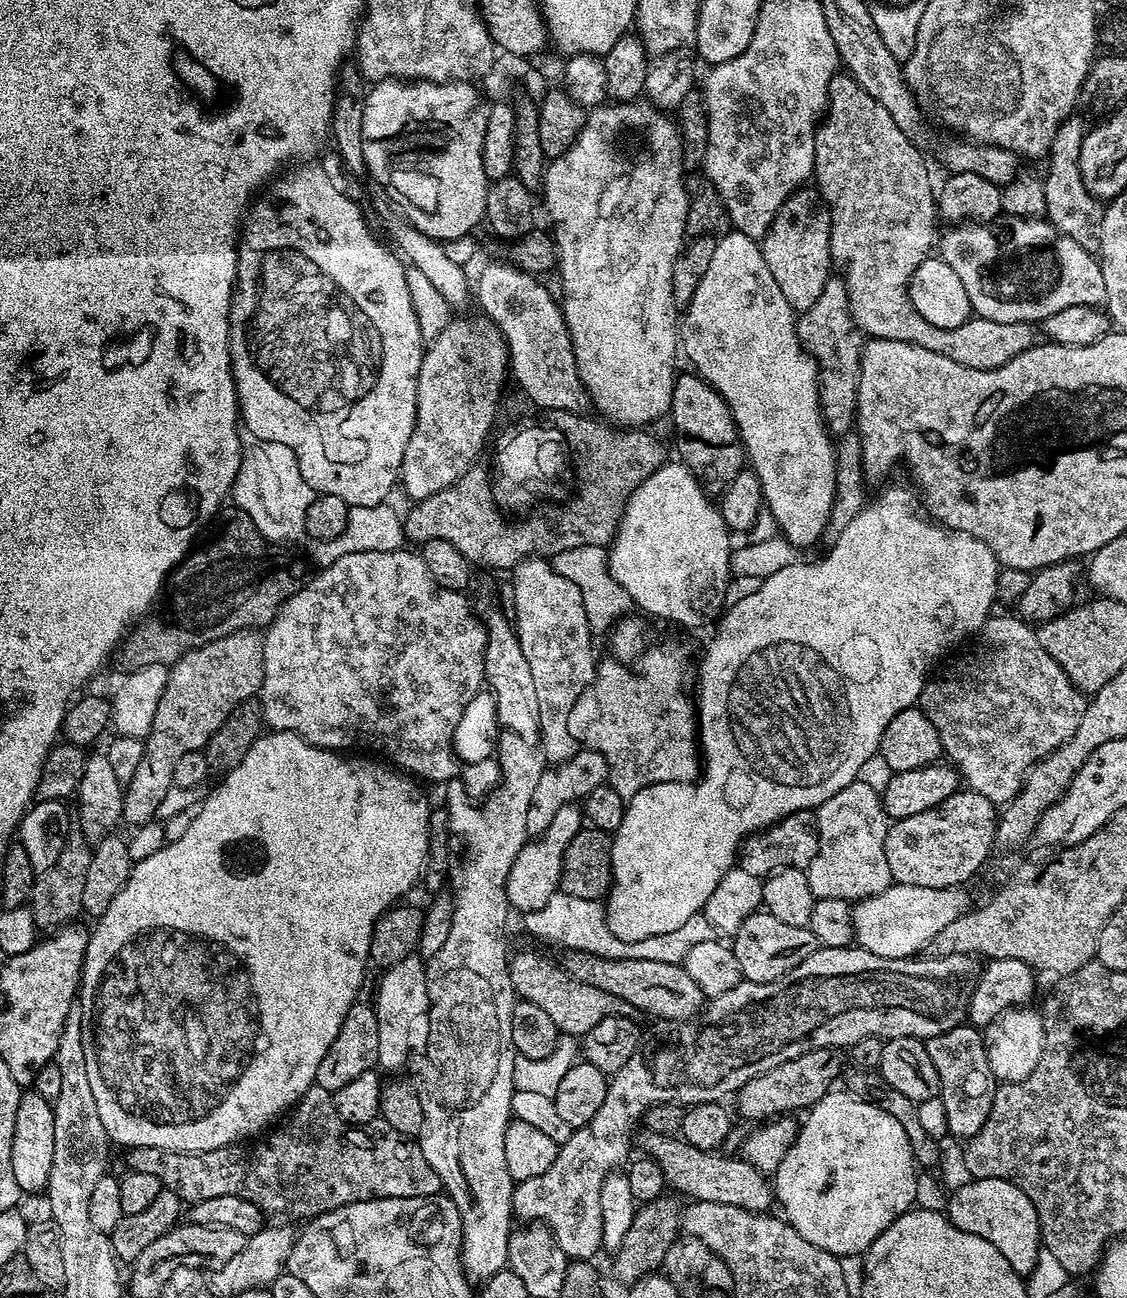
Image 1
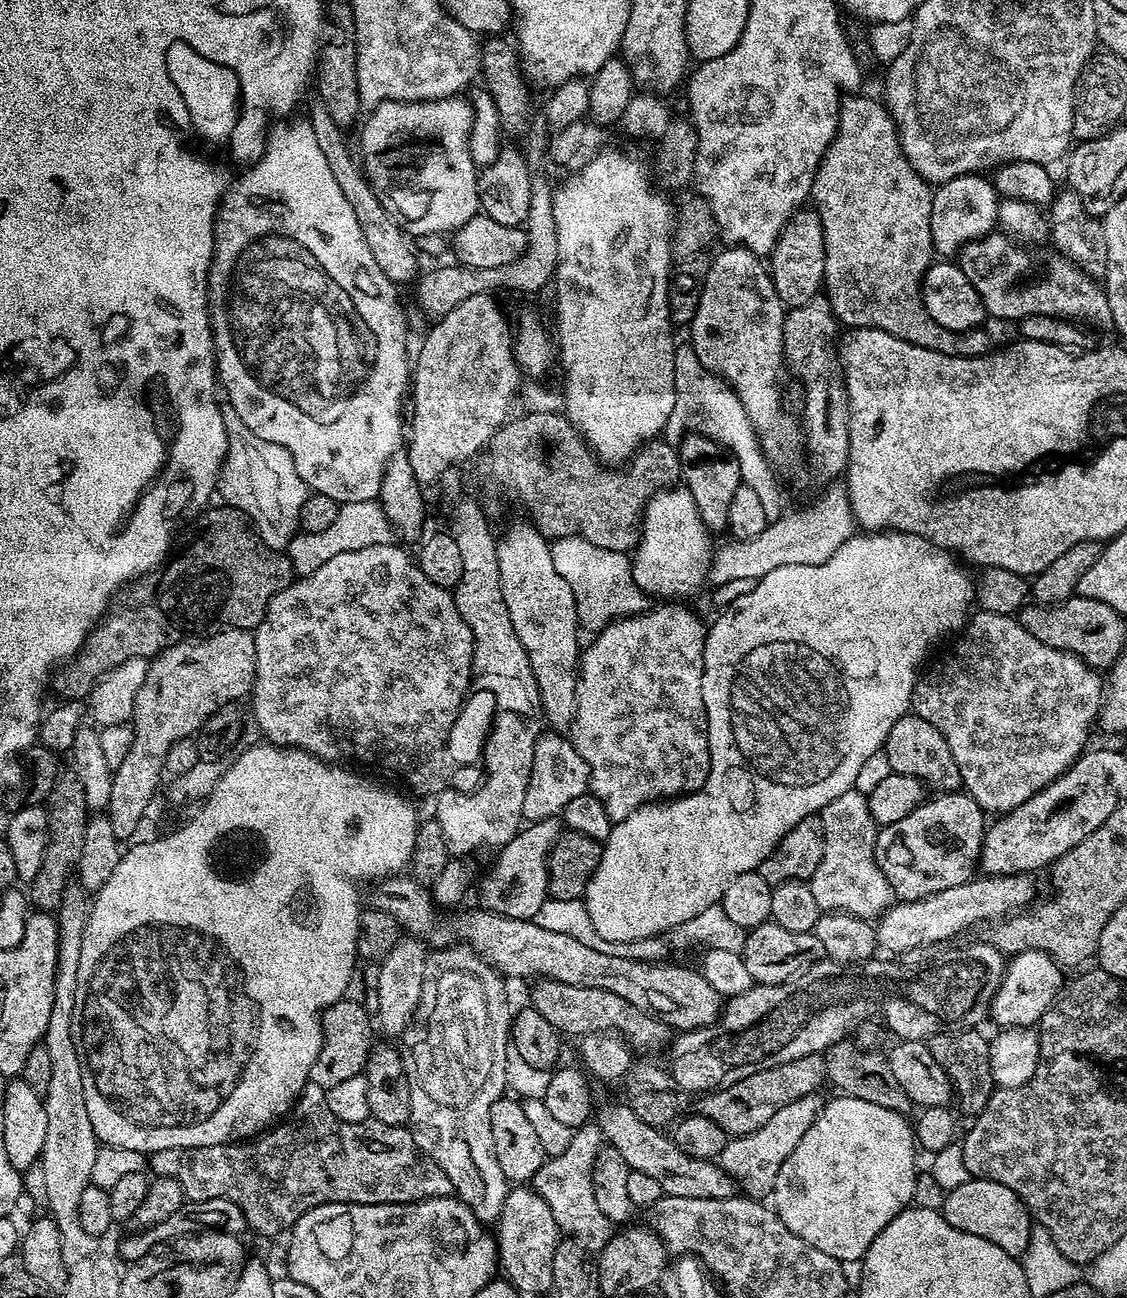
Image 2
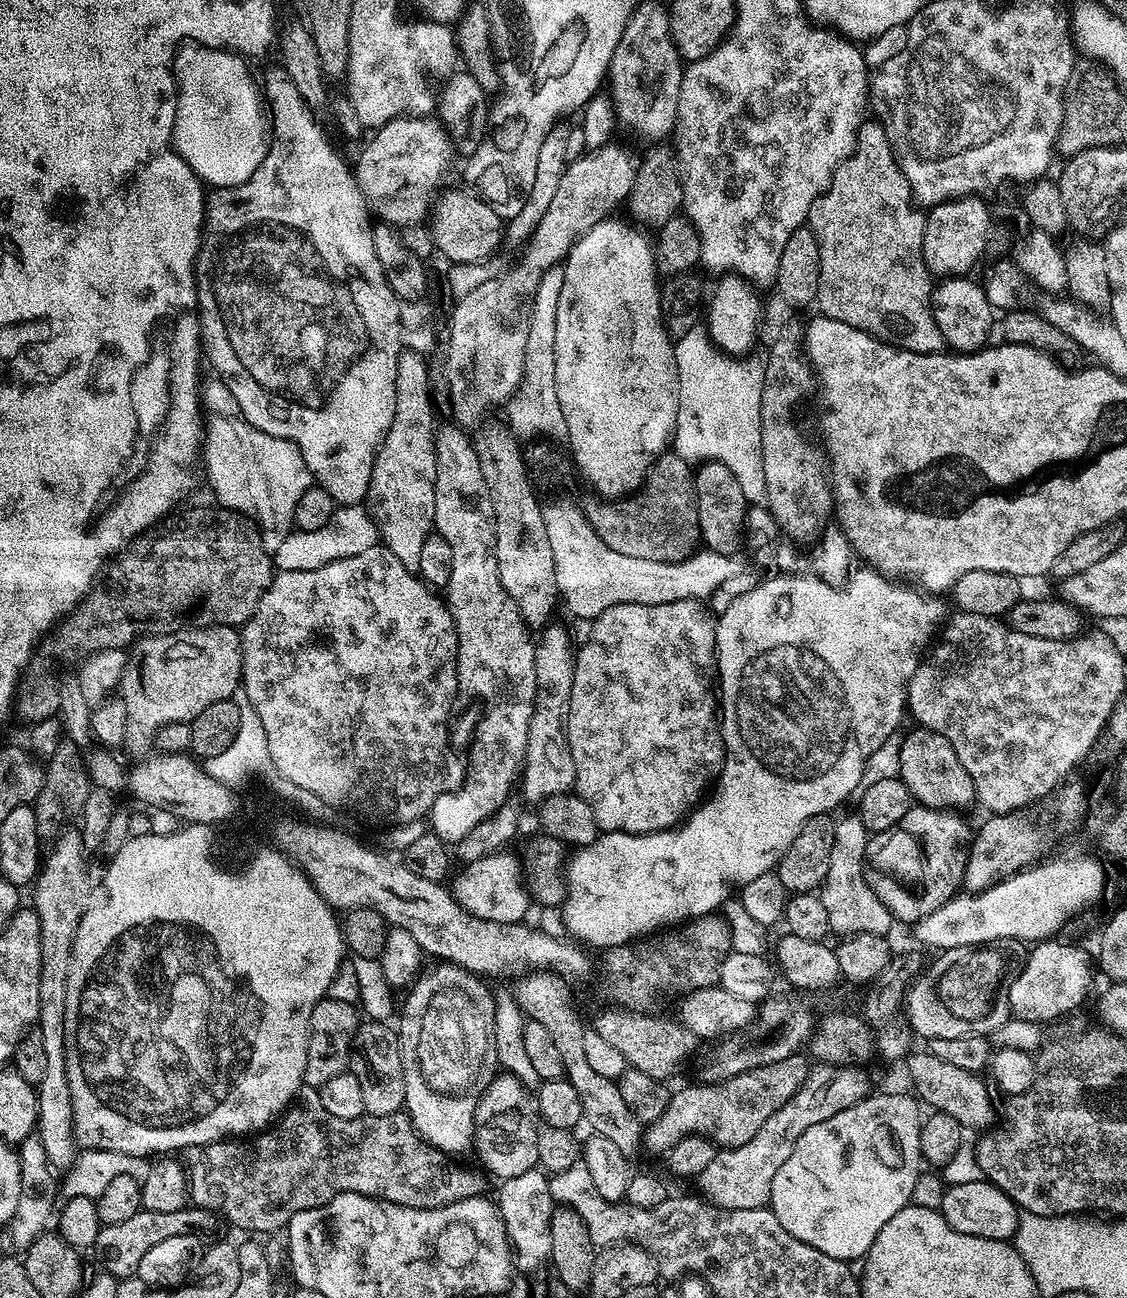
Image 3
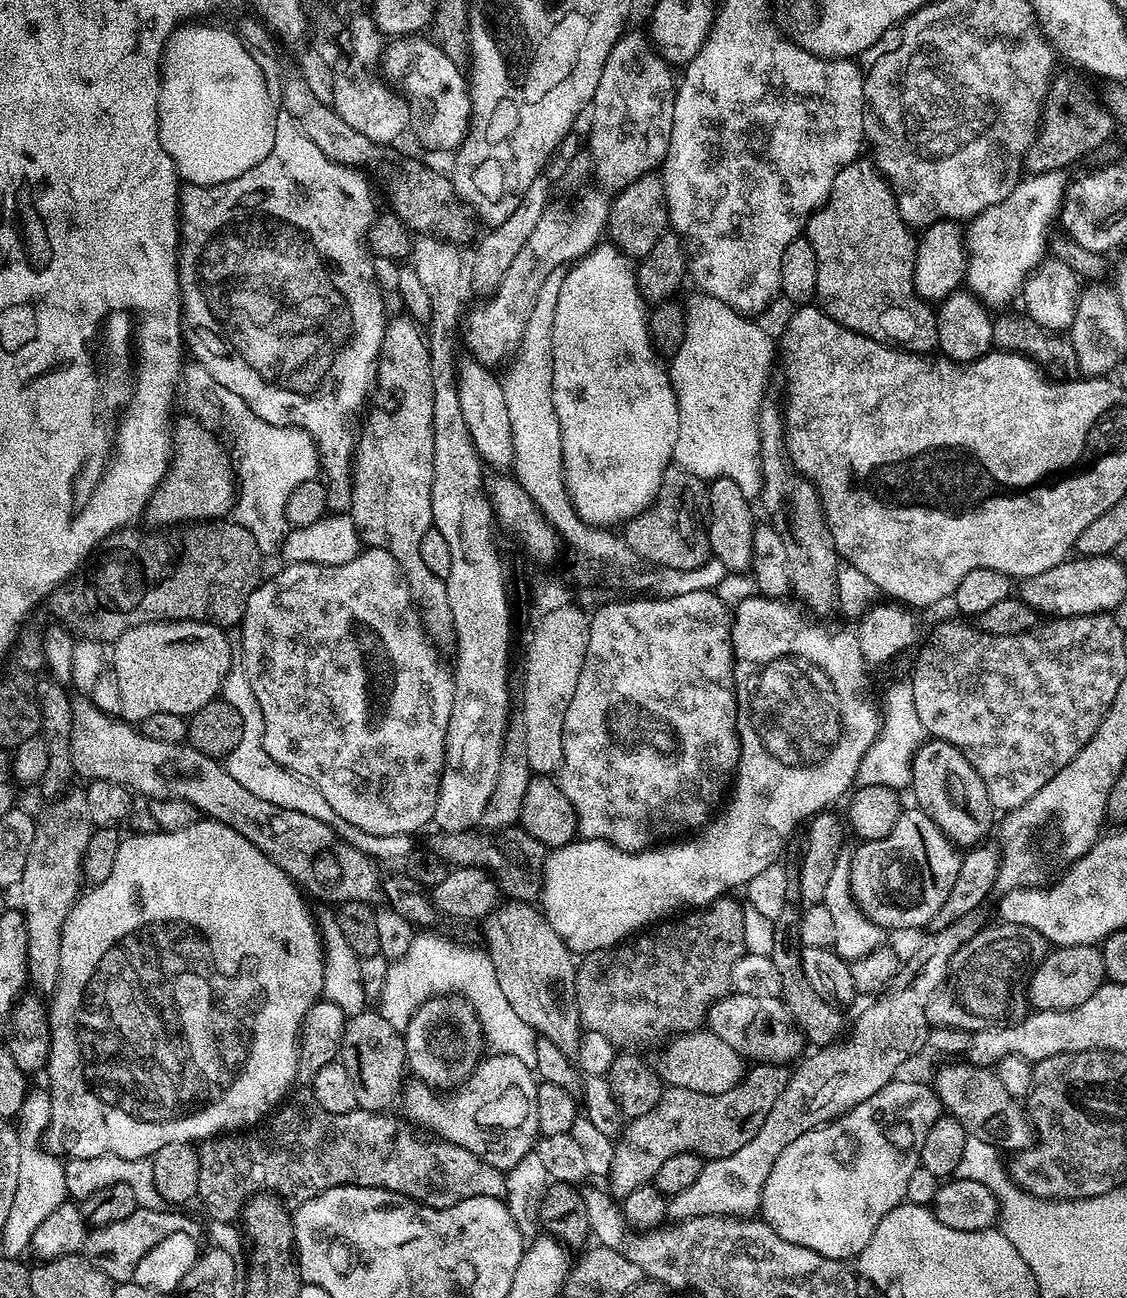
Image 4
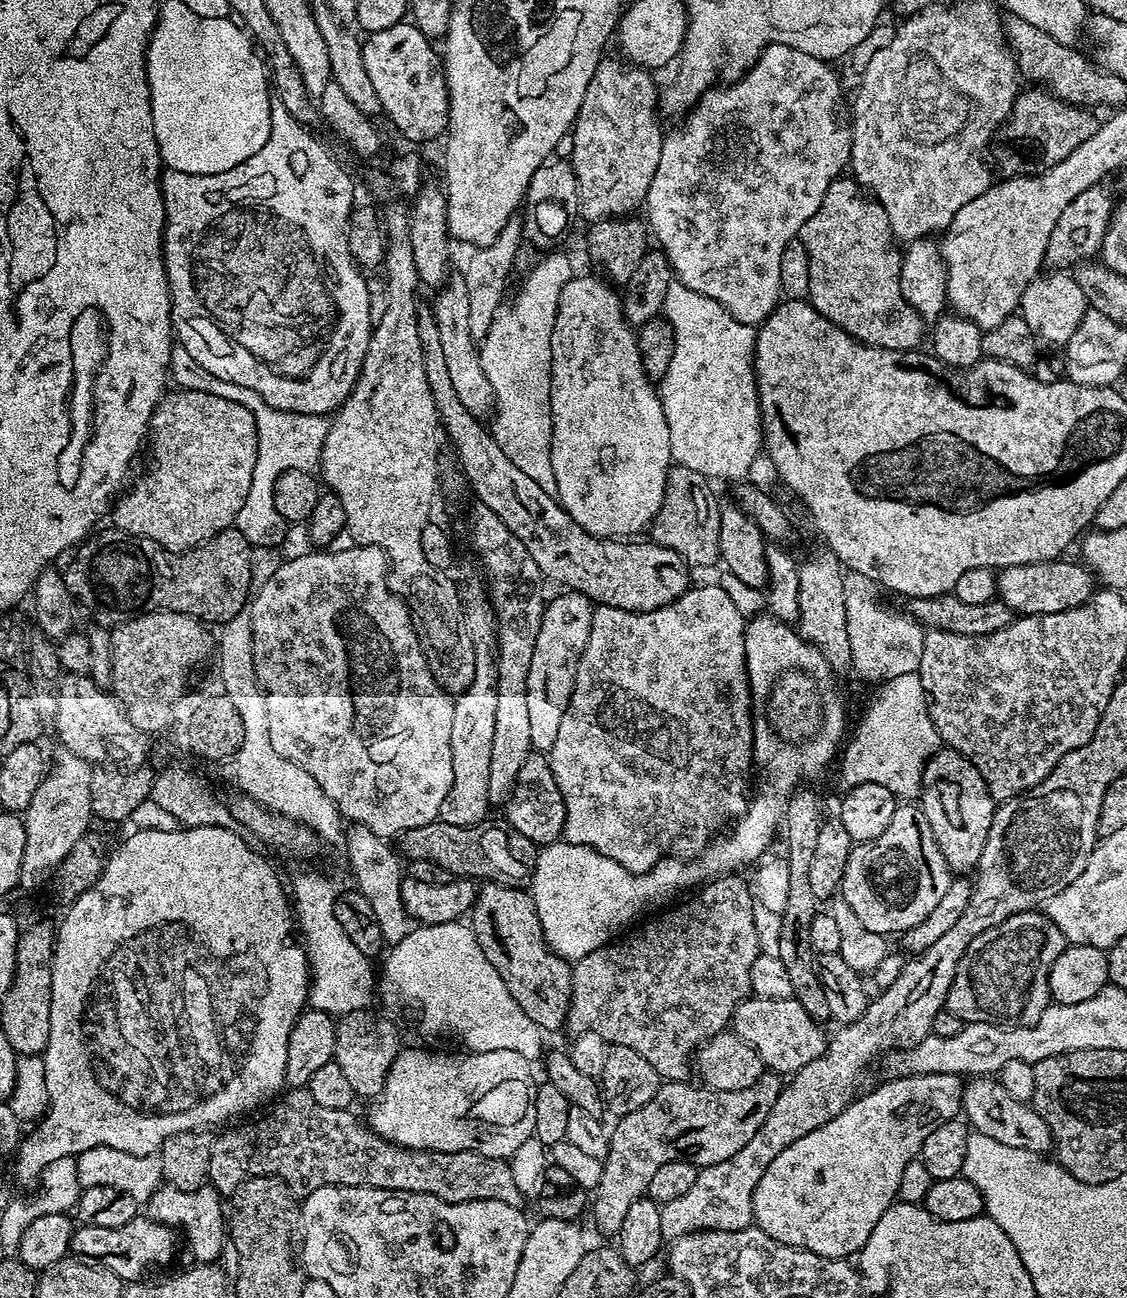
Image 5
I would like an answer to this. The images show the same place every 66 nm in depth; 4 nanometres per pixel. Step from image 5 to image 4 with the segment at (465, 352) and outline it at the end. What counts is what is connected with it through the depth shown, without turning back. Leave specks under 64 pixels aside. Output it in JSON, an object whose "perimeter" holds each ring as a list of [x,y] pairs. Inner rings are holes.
{"perimeter":[[[465,358],[464,361],[461,359],[458,364],[457,396],[461,400],[462,417],[472,436],[472,445],[476,450],[476,455],[485,465],[493,464],[496,468],[508,470],[513,467],[510,416],[504,401],[504,387],[497,377],[495,380],[488,372],[491,371],[471,358]]]}

